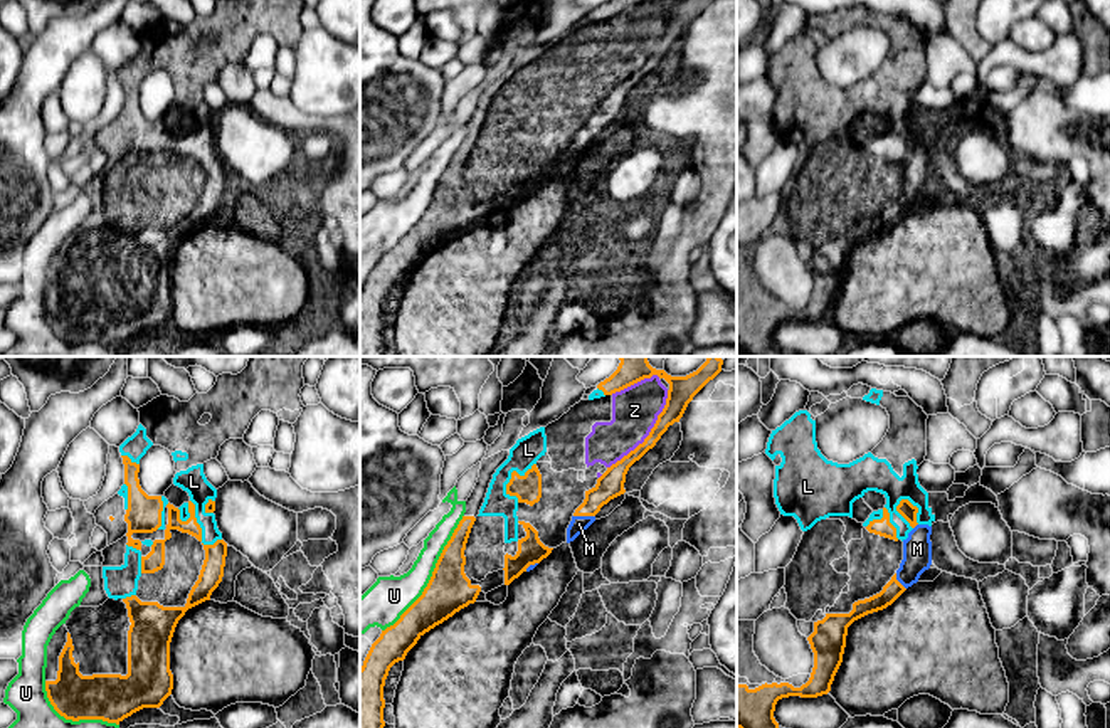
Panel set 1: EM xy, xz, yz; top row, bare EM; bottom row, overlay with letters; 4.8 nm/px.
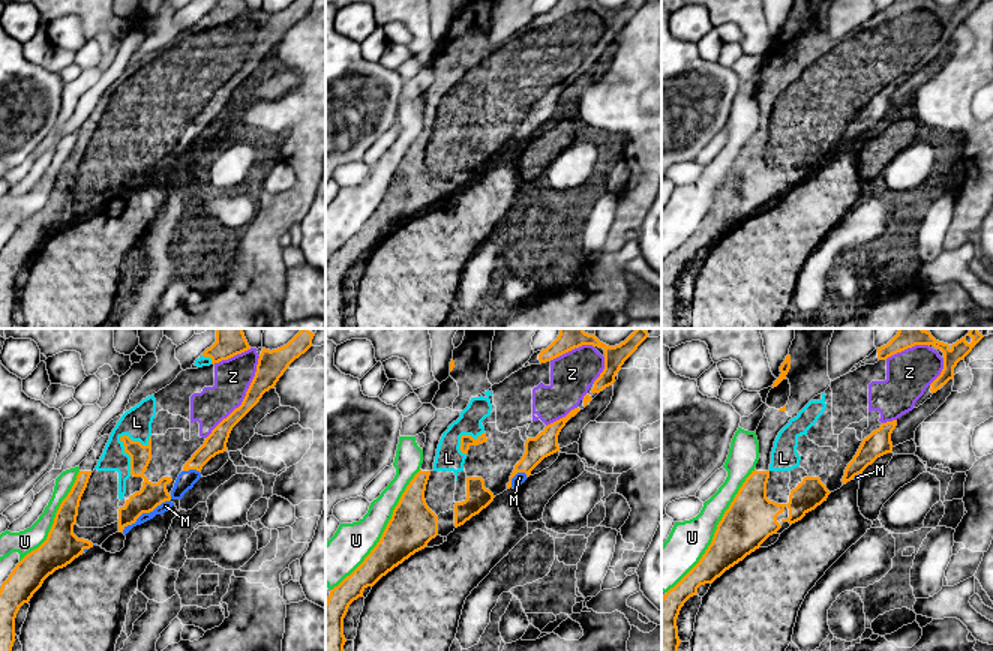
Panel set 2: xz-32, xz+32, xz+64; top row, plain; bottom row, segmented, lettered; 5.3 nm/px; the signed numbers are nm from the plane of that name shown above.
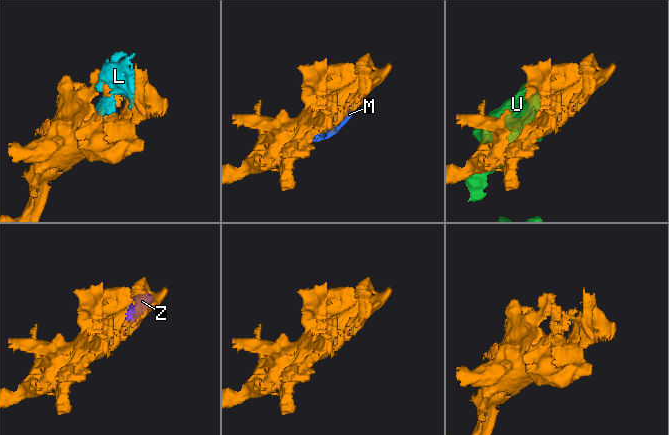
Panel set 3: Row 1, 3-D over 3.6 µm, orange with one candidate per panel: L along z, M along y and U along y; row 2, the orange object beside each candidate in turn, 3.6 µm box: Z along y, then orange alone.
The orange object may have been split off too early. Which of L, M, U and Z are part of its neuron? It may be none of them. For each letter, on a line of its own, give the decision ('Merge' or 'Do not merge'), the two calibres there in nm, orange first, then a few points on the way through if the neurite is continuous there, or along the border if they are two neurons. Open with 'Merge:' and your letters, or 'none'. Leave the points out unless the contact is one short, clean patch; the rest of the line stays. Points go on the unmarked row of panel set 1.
Merge: L, M, Z
L: Merge. Thickness 70 nm (orange) against 120 nm
M: Merge. Thickness 130 nm (orange) against 80 nm
U: Do not merge. Thickness 200 nm (orange) against 200 nm
Z: Merge. Thickness 120 nm (orange) against 220 nm

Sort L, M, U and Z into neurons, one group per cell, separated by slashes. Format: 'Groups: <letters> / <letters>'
Groups: L M Z / U

